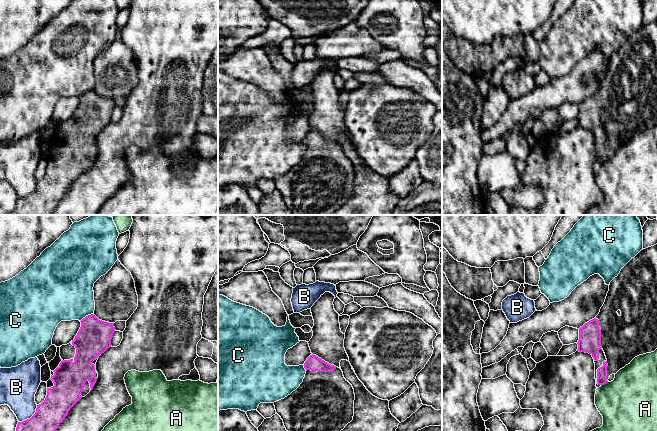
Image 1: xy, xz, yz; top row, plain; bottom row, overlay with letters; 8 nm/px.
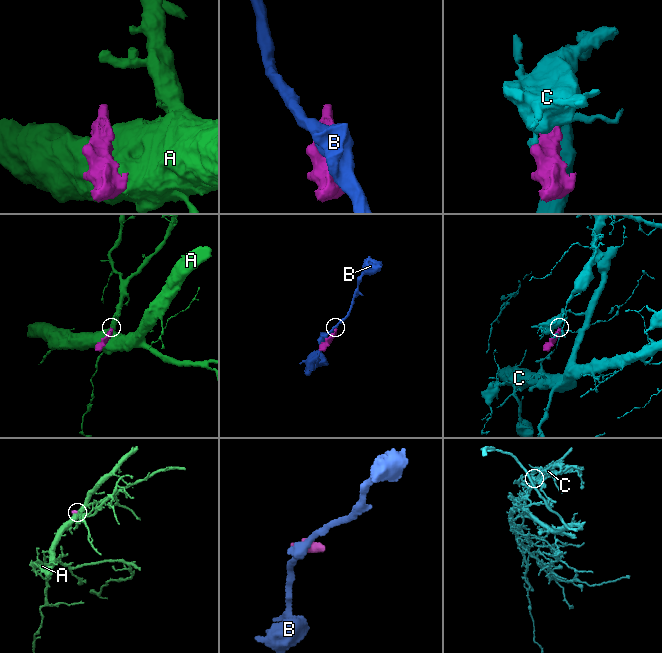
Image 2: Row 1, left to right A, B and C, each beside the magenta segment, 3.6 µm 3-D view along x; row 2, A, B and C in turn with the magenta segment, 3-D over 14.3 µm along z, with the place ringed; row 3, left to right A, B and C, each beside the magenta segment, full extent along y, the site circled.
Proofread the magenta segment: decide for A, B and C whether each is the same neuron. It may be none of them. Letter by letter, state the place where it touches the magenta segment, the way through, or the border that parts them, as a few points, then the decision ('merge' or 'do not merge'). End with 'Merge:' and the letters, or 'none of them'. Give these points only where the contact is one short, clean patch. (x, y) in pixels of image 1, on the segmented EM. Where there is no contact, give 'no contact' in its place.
A: contact yz (604, 383); do not merge
B: contact xy (31, 417); do not merge
C: contact xy (86, 316); do not merge
Merge: none of them

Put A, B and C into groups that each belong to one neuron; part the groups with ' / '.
A / B / C

